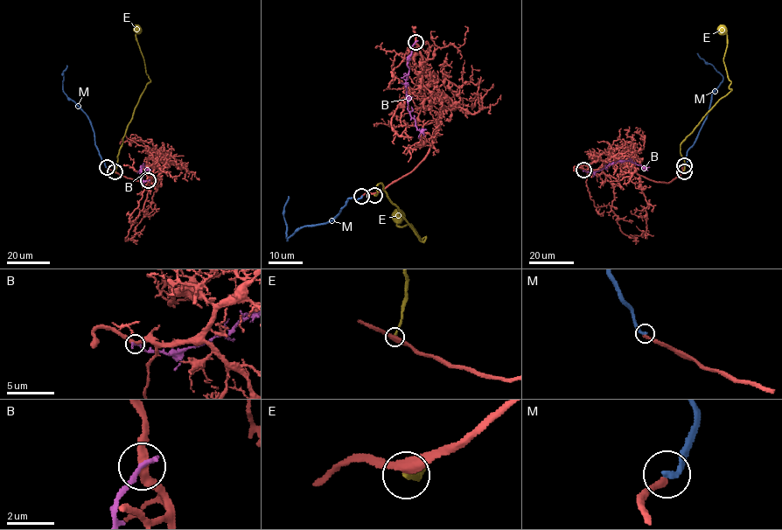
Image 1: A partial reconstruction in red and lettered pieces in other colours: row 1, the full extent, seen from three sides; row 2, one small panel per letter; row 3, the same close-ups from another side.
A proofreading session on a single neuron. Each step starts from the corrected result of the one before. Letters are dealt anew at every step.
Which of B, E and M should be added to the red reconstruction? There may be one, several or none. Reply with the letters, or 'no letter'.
no letter

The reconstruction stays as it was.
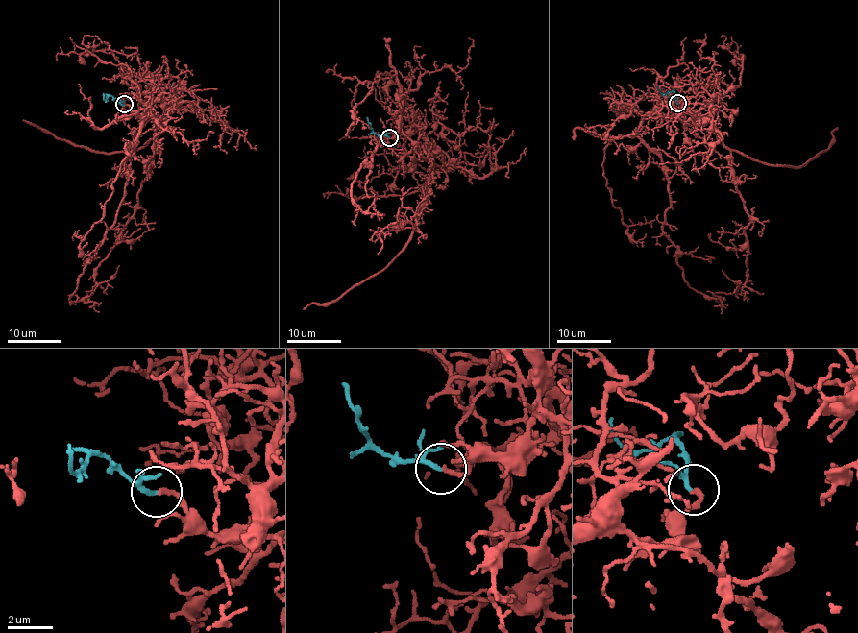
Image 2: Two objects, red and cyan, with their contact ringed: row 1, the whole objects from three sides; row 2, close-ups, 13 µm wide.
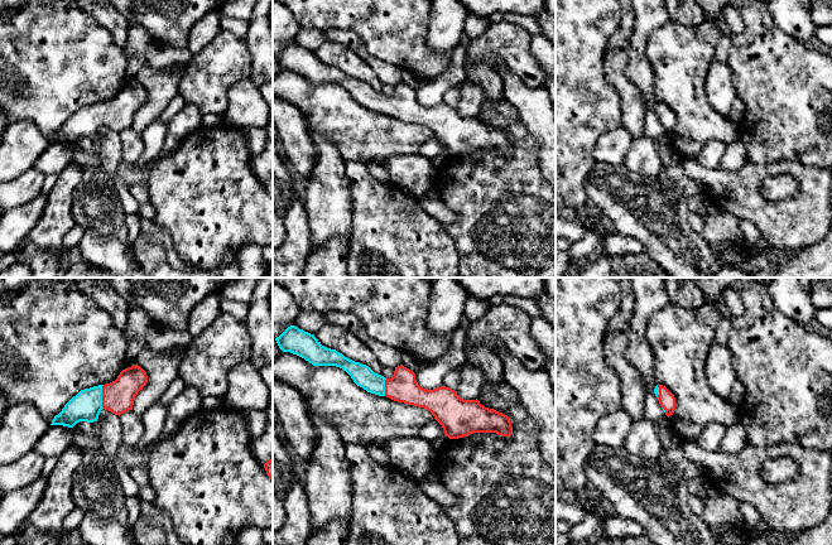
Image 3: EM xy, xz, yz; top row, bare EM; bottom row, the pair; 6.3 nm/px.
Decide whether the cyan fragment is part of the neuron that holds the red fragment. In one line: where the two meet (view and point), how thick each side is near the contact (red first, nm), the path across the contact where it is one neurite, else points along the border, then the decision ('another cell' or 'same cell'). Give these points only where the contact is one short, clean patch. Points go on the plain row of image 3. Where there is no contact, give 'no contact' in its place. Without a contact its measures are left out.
meets red in xy at (102, 114); 200 nm thick on the red side, 190 nm on the other; same cell

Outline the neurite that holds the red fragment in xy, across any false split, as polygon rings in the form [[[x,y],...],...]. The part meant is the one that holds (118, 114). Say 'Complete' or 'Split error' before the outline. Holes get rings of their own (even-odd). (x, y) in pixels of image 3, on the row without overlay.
Split error. [[[140,83],[128,85],[110,101],[81,107],[54,134],[51,143],[73,145],[80,139],[93,140],[102,126],[120,134],[133,127],[135,114],[146,100],[146,90]]]

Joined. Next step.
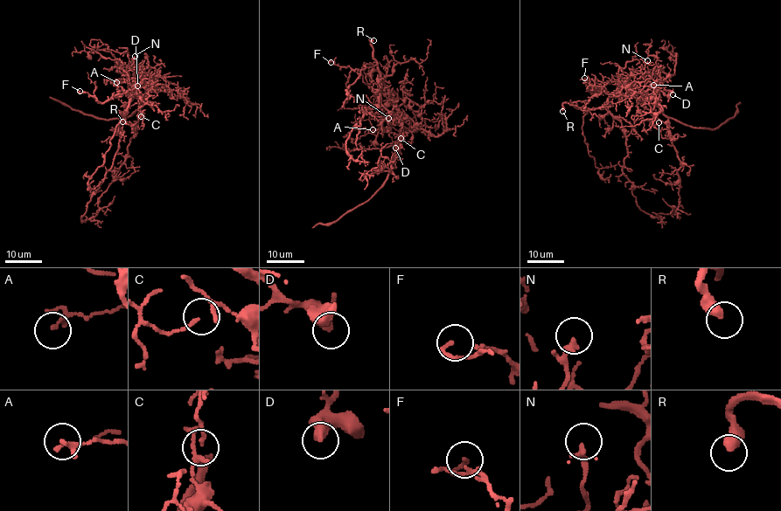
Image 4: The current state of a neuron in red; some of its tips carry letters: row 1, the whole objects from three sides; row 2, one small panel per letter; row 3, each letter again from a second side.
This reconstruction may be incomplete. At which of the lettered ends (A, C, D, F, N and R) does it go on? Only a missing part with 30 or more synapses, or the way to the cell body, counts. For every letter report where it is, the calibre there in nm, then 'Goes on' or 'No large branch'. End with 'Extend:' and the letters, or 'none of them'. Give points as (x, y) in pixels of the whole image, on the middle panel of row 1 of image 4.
A: Place: (373, 129). Thickness 140 nm. No large branch
C: Place: (400, 138). Thickness 120 nm. No large branch
D: Place: (395, 148). Thickness 320 nm. No large branch
F: Place: (331, 62). Thickness 170 nm. No large branch
N: Place: (388, 118). Thickness 160 nm. No large branch
R: Place: (373, 40). Thickness 440 nm. Goes on
Extend: R

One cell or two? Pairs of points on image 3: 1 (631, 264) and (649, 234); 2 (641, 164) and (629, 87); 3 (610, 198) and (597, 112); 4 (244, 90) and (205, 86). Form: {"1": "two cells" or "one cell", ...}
{"1": "two cells", "2": "two cells", "3": "two cells", "4": "two cells"}

